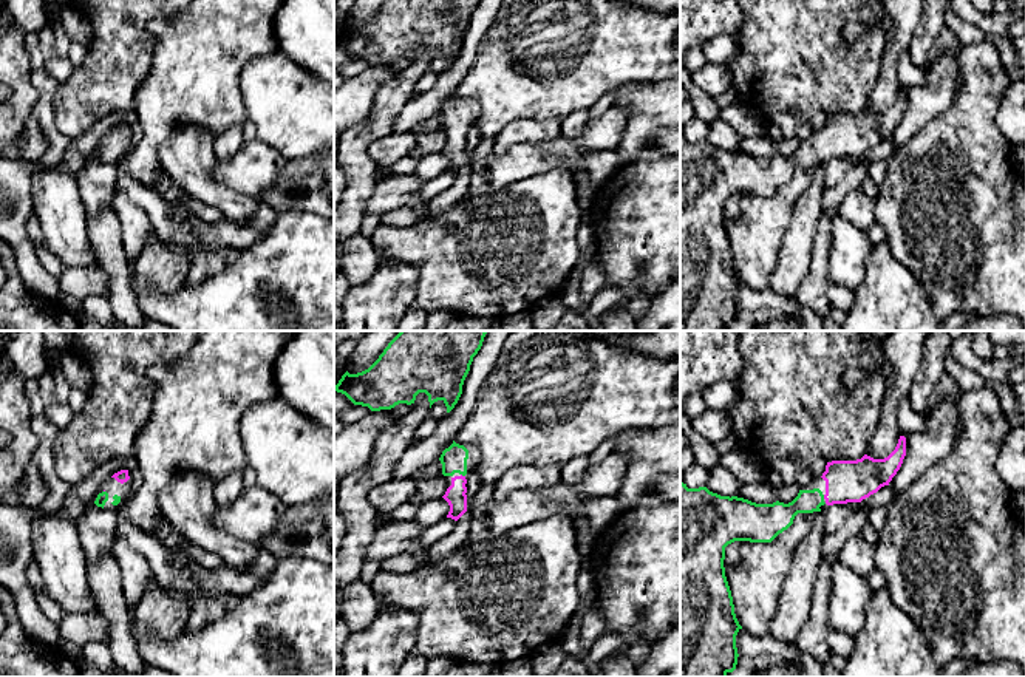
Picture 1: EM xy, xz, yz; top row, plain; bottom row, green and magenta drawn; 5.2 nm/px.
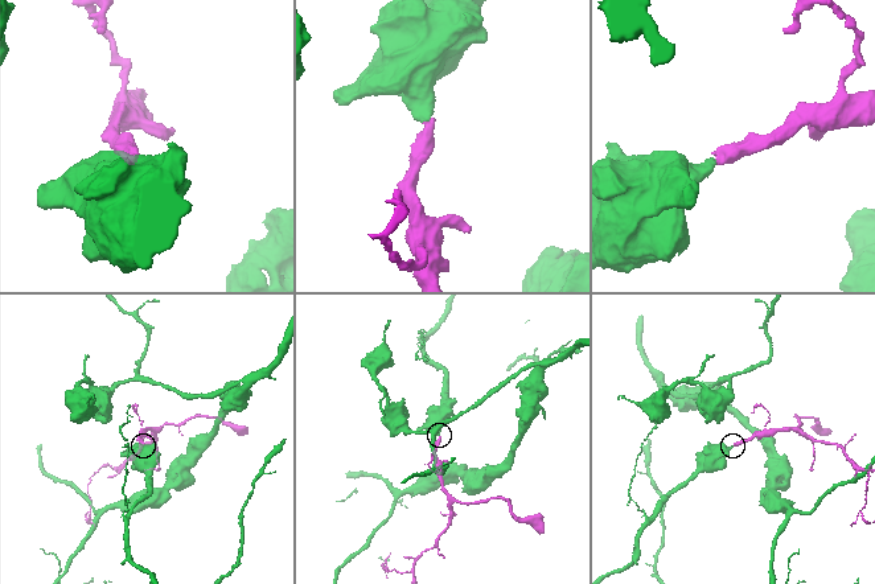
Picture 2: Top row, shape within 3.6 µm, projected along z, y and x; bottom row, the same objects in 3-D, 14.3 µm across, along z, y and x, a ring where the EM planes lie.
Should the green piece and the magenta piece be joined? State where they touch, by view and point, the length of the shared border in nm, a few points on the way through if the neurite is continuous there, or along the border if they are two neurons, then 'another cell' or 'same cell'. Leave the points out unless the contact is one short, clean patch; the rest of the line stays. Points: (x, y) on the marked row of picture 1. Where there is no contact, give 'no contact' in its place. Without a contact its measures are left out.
xz (463, 475) | 30 nm | across xz (453, 459), (461, 467), (463, 475), (455, 495) | same cell

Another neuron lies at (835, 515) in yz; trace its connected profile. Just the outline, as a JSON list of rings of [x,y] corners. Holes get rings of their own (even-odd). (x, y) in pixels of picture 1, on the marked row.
[[[833,504],[827,505],[824,510],[824,533],[830,535],[836,532],[836,529],[850,516],[853,515],[853,509],[849,504]]]

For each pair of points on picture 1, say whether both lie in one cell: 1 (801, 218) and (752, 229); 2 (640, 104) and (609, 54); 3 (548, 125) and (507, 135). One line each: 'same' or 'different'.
1: different
2: different
3: same

